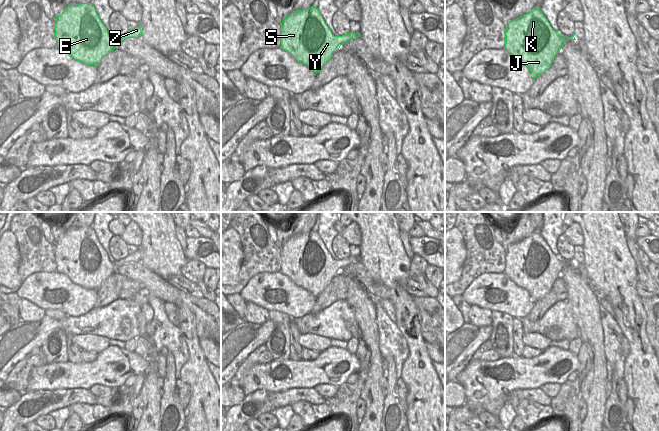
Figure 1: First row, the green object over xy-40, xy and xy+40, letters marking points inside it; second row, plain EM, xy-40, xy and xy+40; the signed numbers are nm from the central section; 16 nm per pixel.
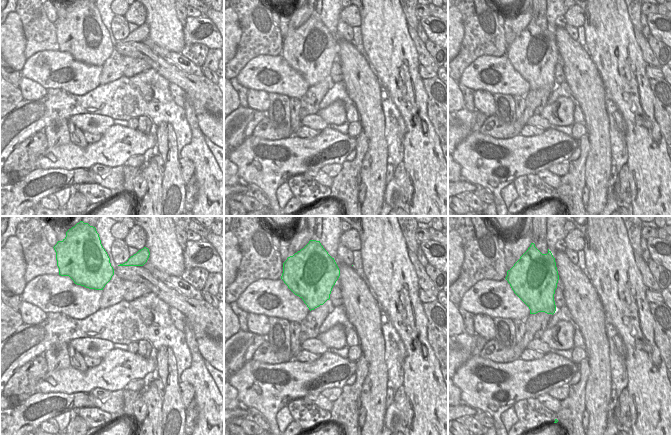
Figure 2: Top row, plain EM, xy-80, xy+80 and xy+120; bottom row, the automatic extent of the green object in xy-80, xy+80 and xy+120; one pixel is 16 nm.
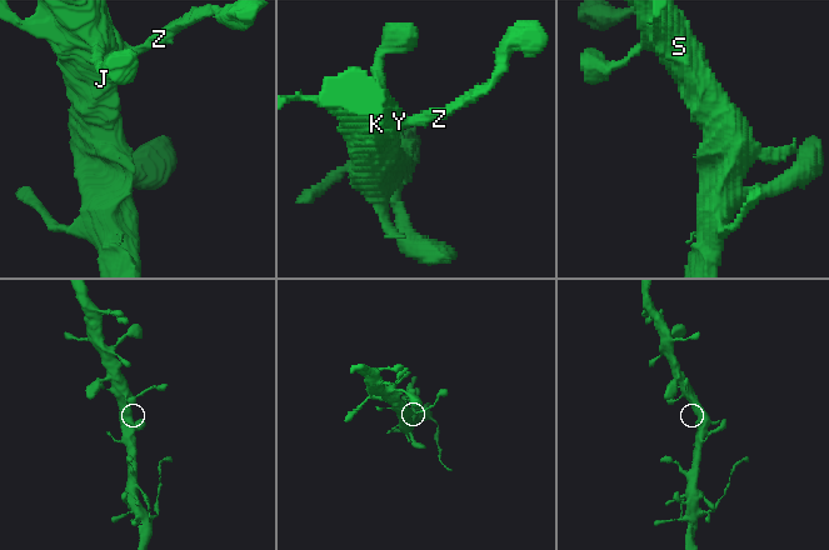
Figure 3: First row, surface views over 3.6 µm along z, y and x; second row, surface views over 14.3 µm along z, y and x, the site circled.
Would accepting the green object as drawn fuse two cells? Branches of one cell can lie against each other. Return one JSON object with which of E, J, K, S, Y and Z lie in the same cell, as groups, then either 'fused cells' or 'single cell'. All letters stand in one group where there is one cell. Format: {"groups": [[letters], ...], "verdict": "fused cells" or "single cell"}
{"groups": [["E", "J", "K", "S", "Y", "Z"]], "verdict": "single cell"}

